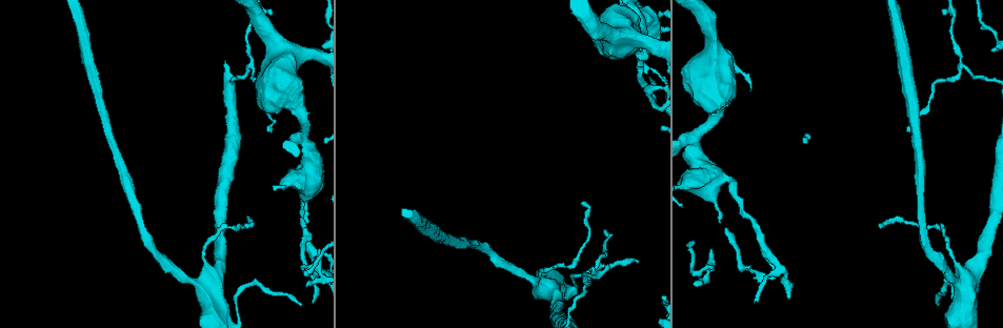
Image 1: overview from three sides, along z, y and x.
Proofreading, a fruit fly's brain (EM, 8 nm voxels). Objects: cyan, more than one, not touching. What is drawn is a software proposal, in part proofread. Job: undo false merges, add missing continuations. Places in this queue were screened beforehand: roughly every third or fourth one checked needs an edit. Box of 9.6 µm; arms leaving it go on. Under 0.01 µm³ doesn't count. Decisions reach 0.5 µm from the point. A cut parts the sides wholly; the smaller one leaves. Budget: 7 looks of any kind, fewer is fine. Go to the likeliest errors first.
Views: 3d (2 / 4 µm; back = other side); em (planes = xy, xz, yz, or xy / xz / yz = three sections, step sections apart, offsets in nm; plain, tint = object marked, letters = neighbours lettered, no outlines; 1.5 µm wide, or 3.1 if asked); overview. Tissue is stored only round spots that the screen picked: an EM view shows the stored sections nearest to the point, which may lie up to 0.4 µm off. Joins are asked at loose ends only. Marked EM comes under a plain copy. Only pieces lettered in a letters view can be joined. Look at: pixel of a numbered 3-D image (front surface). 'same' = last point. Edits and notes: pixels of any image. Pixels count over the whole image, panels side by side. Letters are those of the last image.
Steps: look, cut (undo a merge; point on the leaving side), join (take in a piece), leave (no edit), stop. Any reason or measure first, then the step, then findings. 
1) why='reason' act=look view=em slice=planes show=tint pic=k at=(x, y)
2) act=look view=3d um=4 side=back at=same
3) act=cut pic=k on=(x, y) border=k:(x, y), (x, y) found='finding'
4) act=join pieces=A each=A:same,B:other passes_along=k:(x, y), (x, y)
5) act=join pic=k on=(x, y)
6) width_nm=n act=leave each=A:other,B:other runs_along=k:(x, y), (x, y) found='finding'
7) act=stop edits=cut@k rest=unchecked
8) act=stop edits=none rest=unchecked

why='calibre changes' act=look view=em slice=planes show=tint pic=1 at=(570, 315)

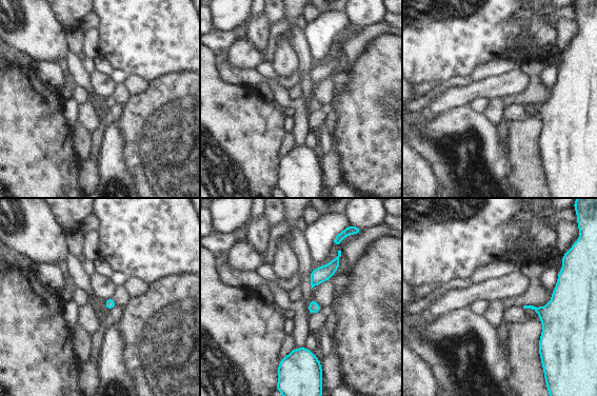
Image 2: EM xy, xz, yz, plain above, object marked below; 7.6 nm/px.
why='what lies round it' act=look view=em slice=planes show=letters at=same

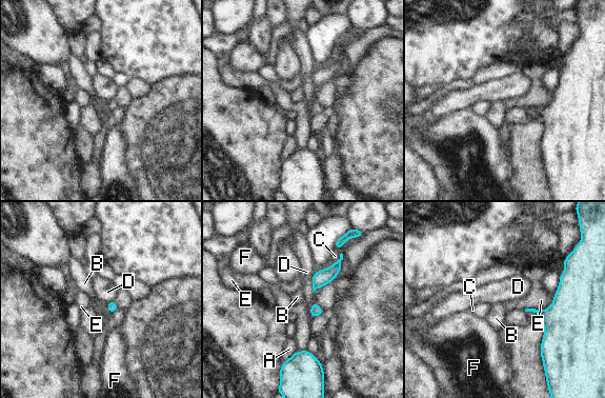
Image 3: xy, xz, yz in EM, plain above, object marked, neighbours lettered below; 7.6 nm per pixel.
width_nm=80 act=leave each=A:other,B:other,C:other,D:other,E:other,F:other runs_along=3:(564, 278), (562, 307), (543, 352) found='one neuron here'

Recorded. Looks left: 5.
why='long arm stops here' act=look view=3d um=2 side=back pic=1 at=(603, 231)

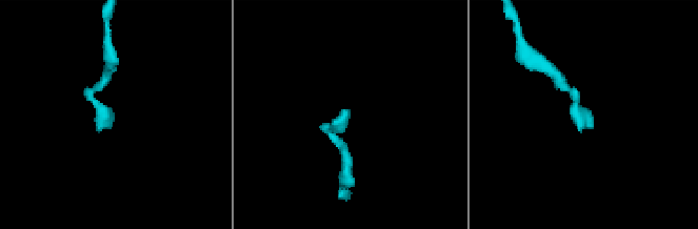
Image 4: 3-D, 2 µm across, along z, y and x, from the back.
why='now the EM' act=look view=em slice=xy step=4 show=tint pic=4 at=(344, 111)

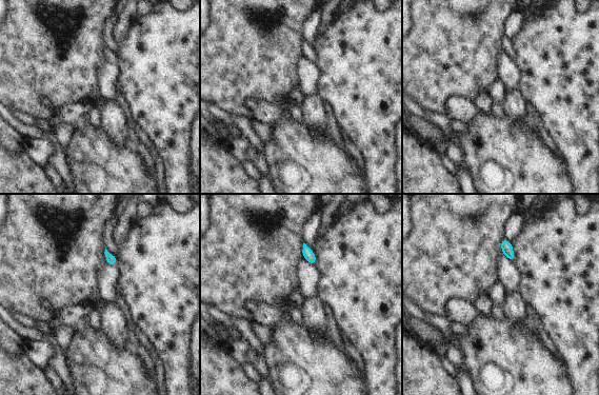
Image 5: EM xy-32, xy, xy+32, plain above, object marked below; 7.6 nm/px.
act=look view=em slice=planes show=letters at=same

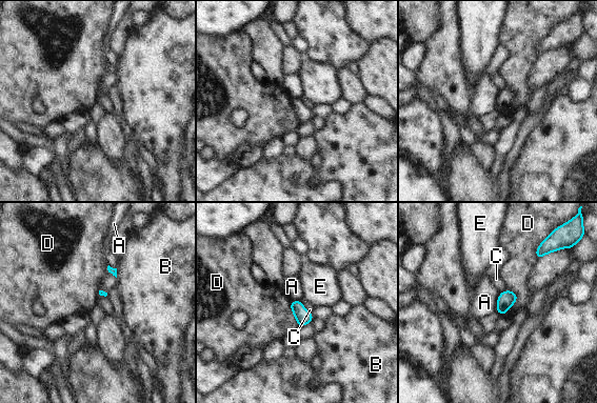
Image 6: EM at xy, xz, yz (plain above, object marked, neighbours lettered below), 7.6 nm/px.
act=leave each=A:other,B:other,C:other,D:other,E:other border=6:(499, 294), (496, 311) found='none of them fits'

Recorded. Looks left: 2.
why='branch stops here' act=look view=em slice=xy step=8 show=letters pic=1 at=(608, 264)

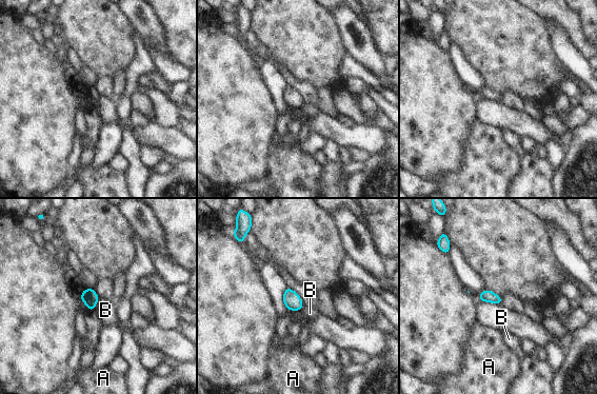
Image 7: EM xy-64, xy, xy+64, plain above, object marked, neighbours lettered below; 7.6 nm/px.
why='another direction' act=look view=em slice=planes show=letters at=same

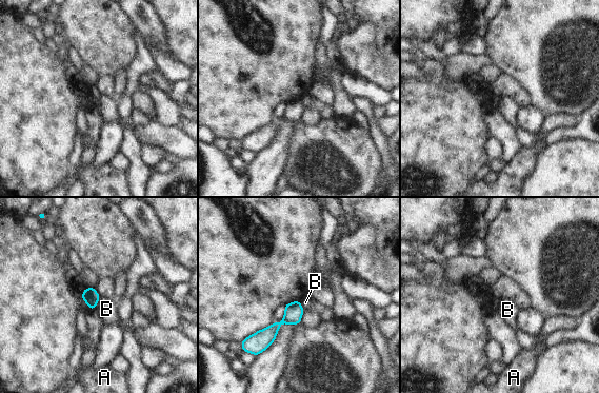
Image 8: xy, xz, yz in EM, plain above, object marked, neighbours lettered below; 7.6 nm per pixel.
act=leave each=A:other,B:other border=8:(100, 297), (94, 309) found='no lettered piece goes on from it'

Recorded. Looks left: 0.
act=stop edits=none rest=unchecked

